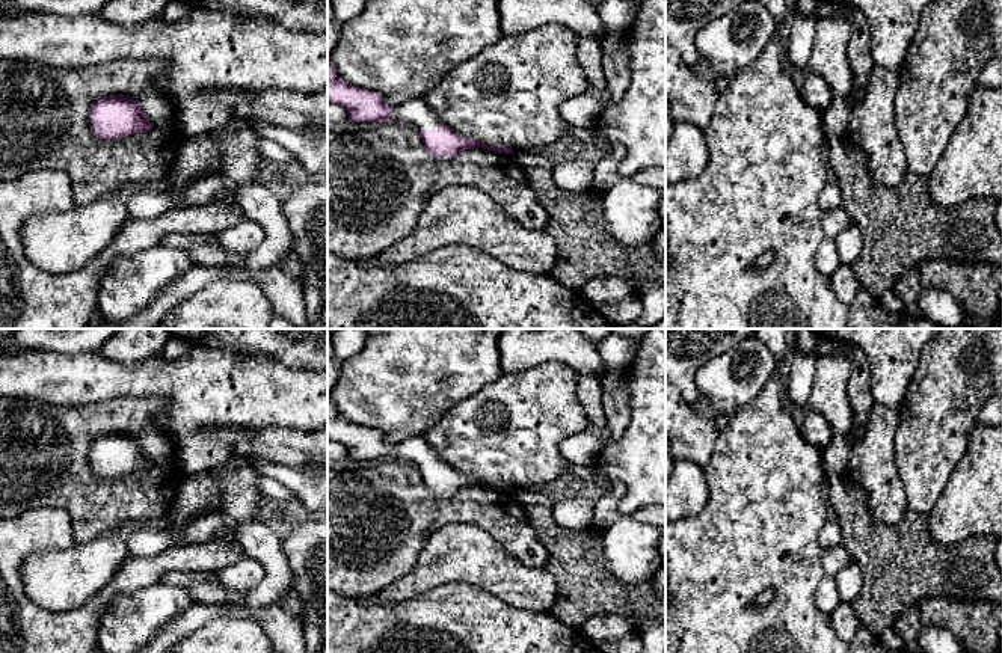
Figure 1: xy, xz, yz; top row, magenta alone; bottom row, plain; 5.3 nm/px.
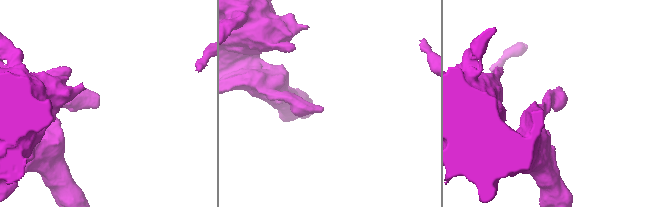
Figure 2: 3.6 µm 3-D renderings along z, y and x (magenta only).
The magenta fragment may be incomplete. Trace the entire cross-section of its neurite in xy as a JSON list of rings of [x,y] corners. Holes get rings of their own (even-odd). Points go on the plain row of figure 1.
[[[127,433],[104,434],[91,445],[91,469],[98,477],[121,477],[149,466],[140,439]]]

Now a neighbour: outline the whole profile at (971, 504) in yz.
[[[976,424],[969,449],[928,513],[930,534],[943,546],[975,535],[1002,535],[1002,427]]]

